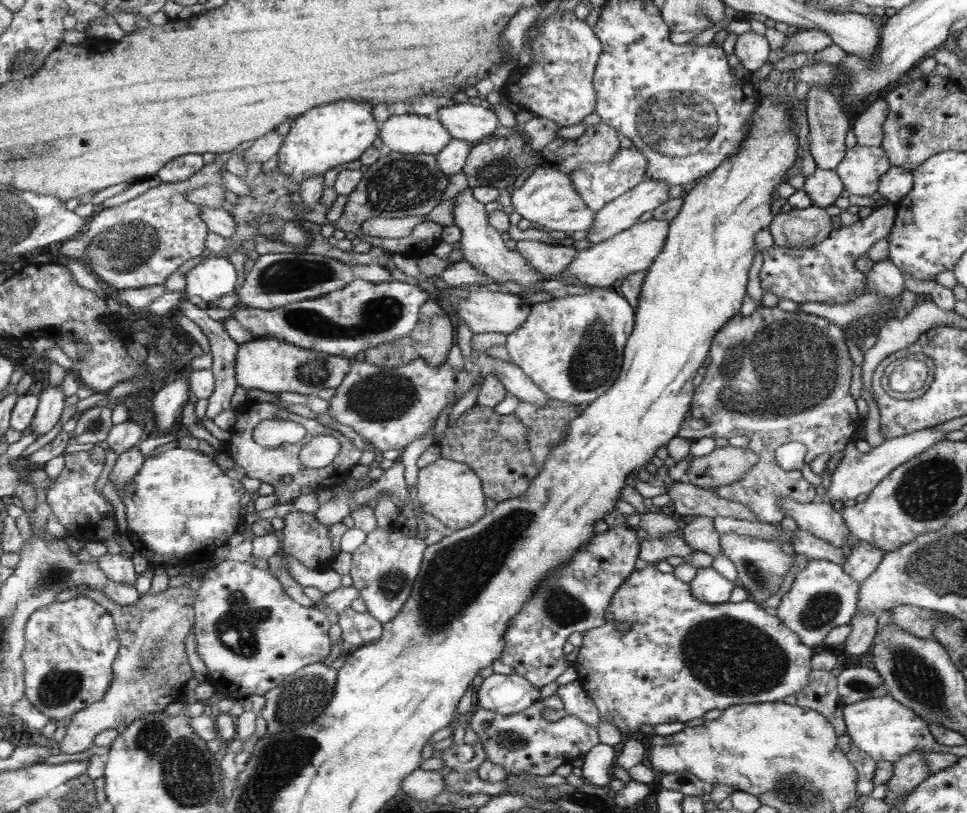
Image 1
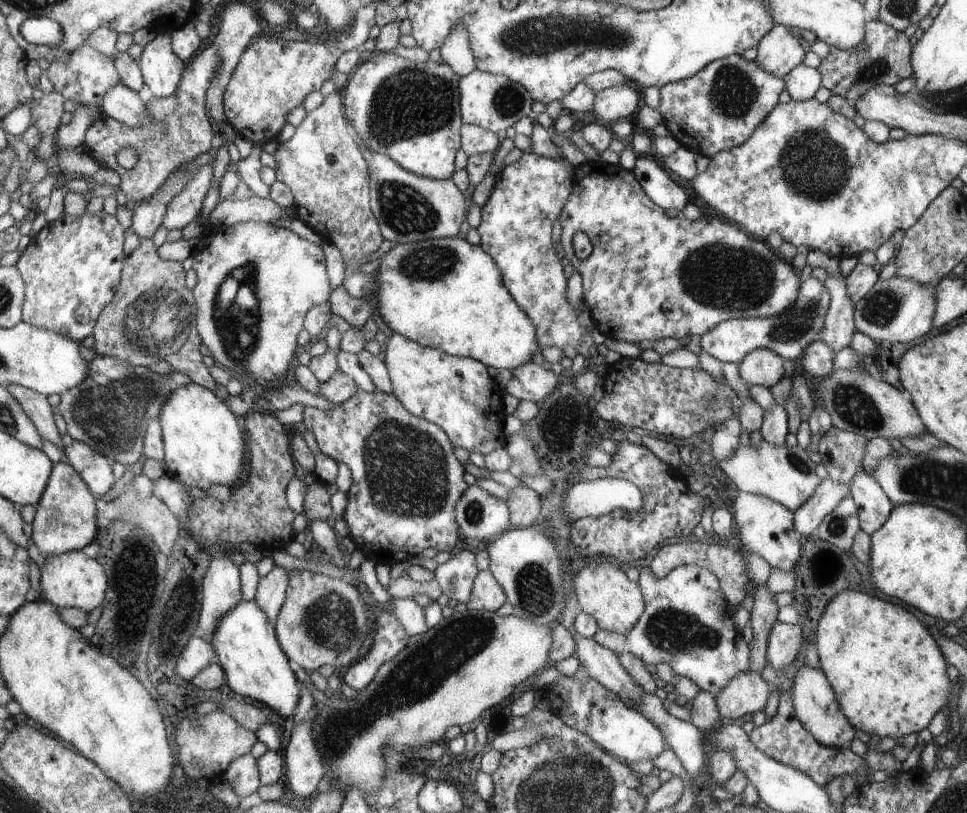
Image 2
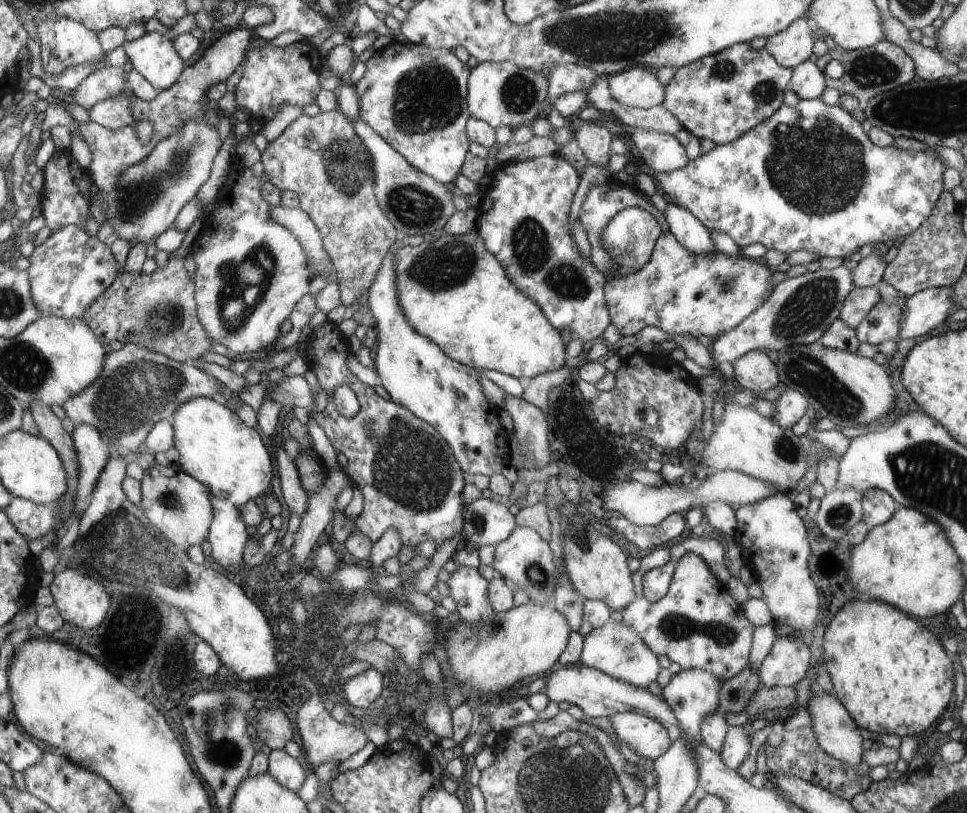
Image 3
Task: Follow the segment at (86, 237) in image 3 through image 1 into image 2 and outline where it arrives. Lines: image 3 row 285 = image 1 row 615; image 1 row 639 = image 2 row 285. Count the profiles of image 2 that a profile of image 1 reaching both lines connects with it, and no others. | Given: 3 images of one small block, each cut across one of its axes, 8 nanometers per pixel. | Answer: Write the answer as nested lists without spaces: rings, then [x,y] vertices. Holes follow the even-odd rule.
[[[104,210],[94,215],[80,217],[63,213],[58,220],[48,223],[31,238],[30,244],[15,265],[25,280],[22,321],[34,327],[52,329],[53,332],[81,344],[84,338],[93,334],[97,319],[114,297],[120,284],[124,260],[122,244],[124,244],[124,228],[118,224],[114,216],[110,216]]]

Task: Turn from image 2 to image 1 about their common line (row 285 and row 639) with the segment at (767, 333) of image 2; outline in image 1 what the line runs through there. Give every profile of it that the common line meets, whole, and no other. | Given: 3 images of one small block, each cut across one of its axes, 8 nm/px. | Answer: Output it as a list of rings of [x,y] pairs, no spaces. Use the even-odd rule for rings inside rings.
[[[809,560],[808,566],[798,573],[792,583],[790,590],[781,598],[777,606],[777,615],[782,619],[794,633],[798,634],[801,641],[804,641],[810,648],[822,648],[827,633],[833,628],[849,624],[858,608],[858,590],[861,584],[855,582],[845,571],[842,565],[836,565],[828,560]]]

